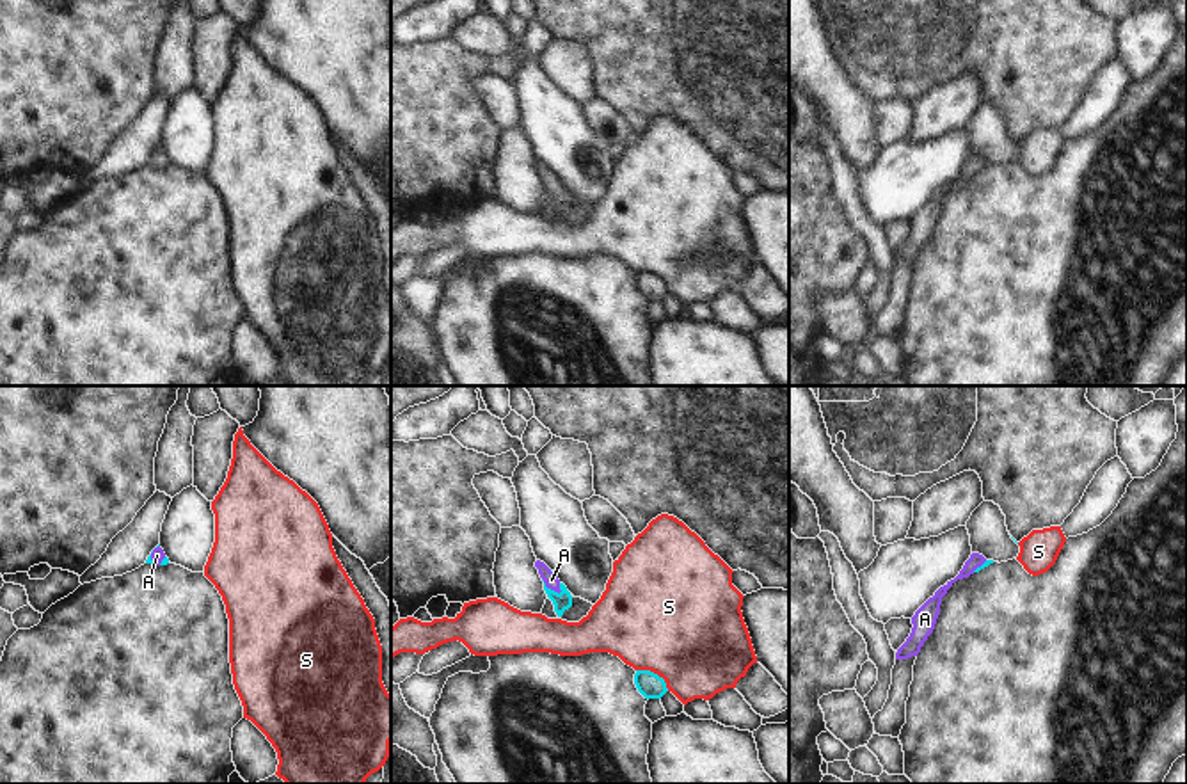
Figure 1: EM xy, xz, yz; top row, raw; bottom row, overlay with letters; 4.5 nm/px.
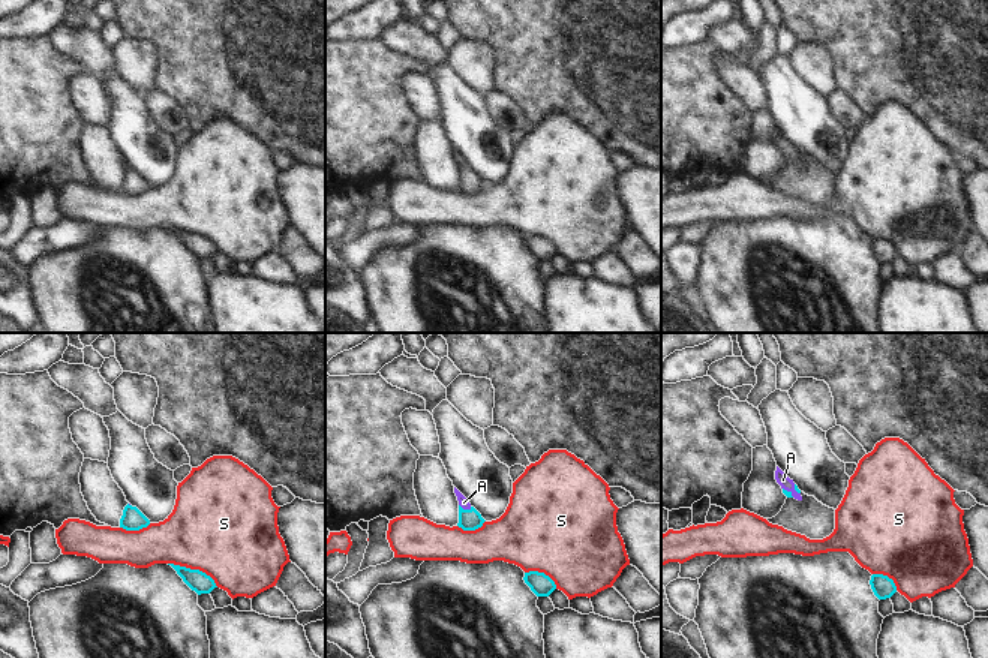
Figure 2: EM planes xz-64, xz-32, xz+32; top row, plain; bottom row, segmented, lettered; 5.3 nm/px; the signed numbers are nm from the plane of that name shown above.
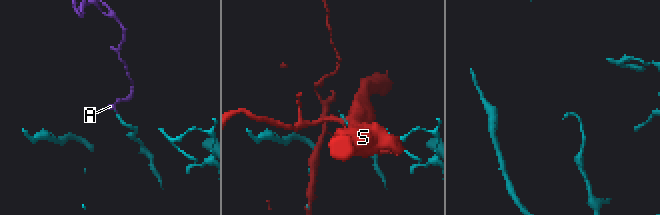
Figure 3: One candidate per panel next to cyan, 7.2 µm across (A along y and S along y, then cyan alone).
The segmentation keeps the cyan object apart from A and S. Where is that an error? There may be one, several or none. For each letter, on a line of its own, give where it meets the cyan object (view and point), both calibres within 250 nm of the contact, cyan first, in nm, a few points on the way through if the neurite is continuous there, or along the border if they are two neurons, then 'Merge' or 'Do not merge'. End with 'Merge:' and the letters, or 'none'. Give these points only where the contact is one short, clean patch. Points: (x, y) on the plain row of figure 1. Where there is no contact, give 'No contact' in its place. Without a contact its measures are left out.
A: Touches cyan at xz (549, 191). Thickness 90 nm (cyan) against 70 nm. Path across: xz (562, 203), (549, 191), (551, 182). Merge
S: Touches cyan at xz (656, 276). Thickness 110 nm (cyan) against 500 nm. Do not merge
Merge: A

